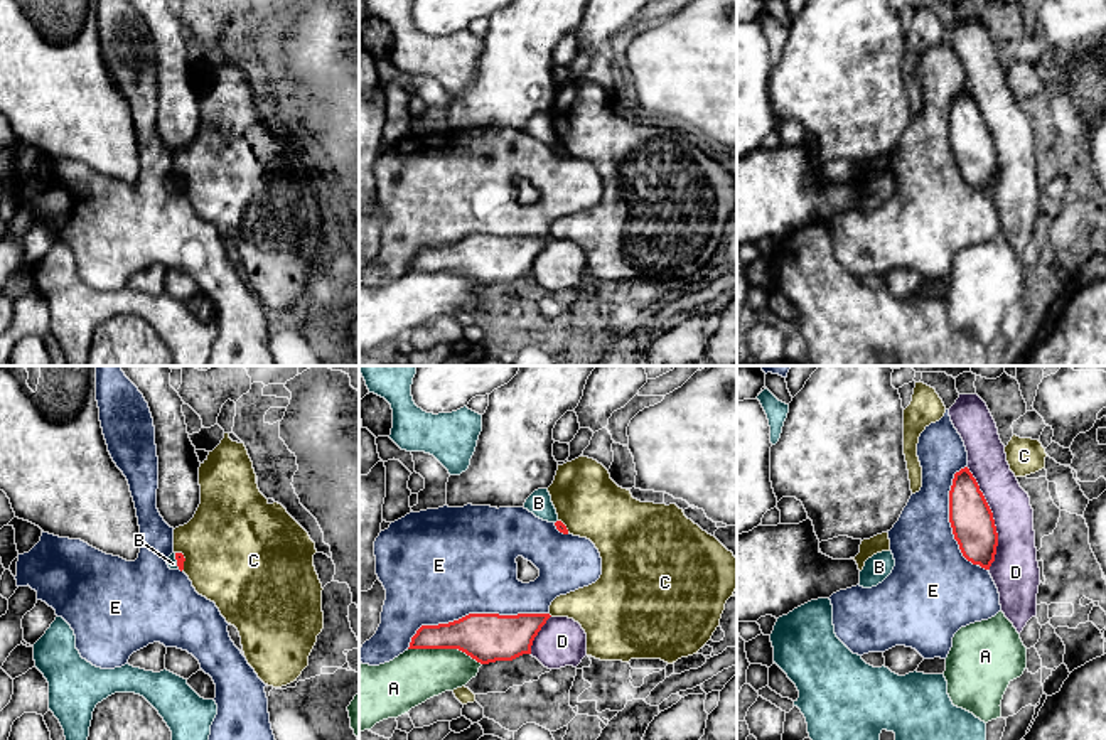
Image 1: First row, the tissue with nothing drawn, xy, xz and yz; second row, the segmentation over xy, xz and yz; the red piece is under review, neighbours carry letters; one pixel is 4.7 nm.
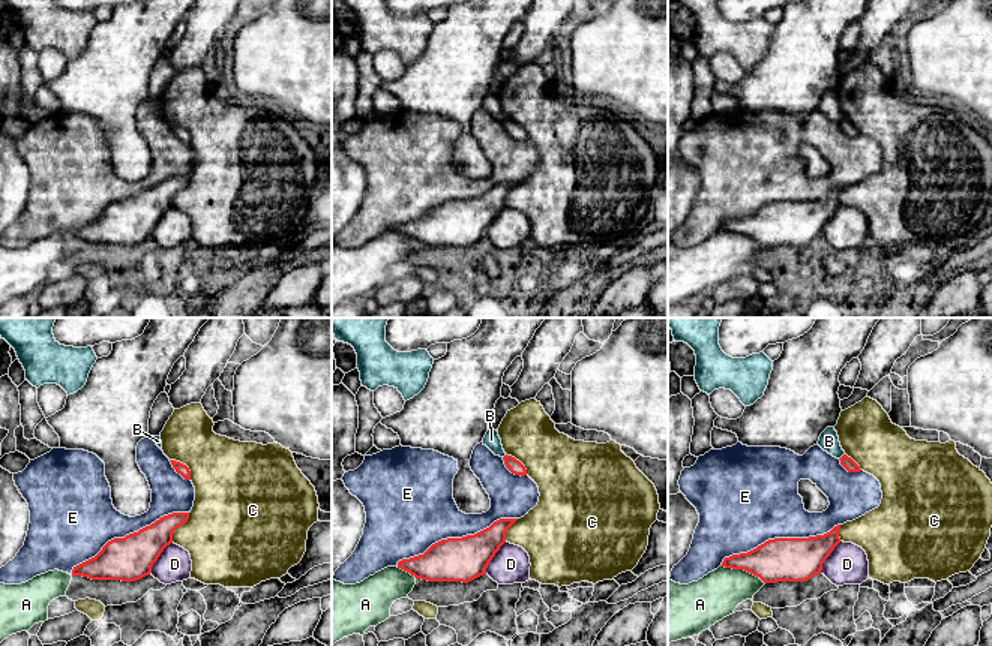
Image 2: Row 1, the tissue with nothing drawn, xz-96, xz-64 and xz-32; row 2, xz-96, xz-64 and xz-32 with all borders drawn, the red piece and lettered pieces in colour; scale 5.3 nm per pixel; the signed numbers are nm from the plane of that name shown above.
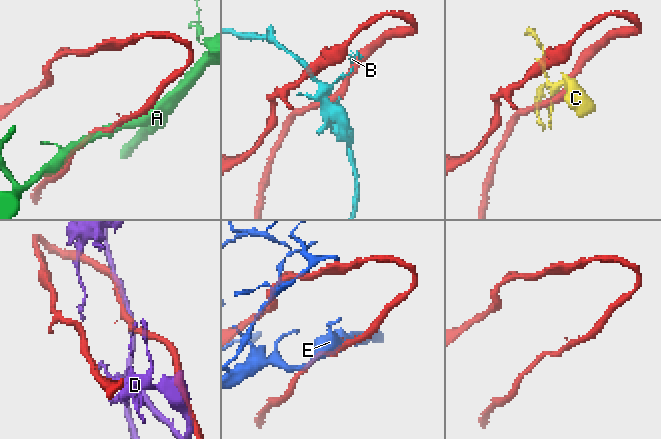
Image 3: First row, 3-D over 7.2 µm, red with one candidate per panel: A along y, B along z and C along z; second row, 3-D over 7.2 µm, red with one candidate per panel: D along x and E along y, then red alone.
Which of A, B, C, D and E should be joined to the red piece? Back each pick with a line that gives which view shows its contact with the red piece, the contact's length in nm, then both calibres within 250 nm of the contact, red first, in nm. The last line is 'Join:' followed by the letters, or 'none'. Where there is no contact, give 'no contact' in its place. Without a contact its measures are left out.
Join: none

